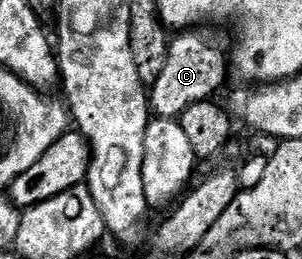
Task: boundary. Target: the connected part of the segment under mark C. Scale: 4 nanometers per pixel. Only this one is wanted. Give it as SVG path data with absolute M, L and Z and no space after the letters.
M182 30L170 41L168 58L160 78L149 85L150 110L155 117L172 120L184 114L188 106L217 97L228 72L228 52L222 49L222 40L214 32Z

